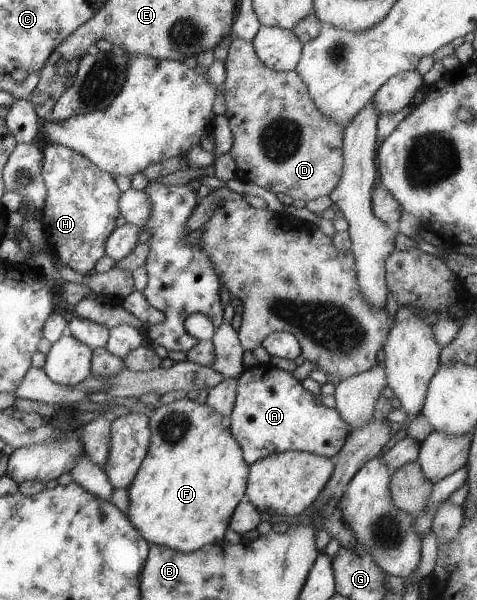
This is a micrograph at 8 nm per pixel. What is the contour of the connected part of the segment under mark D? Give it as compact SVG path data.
M234 38L224 61L225 110L222 114L228 119L234 137L229 153L236 164L236 178L262 187L274 195L283 193L305 202L328 195L342 175L343 130L316 109L306 86L294 70L280 72L266 67L256 57L251 41Z

